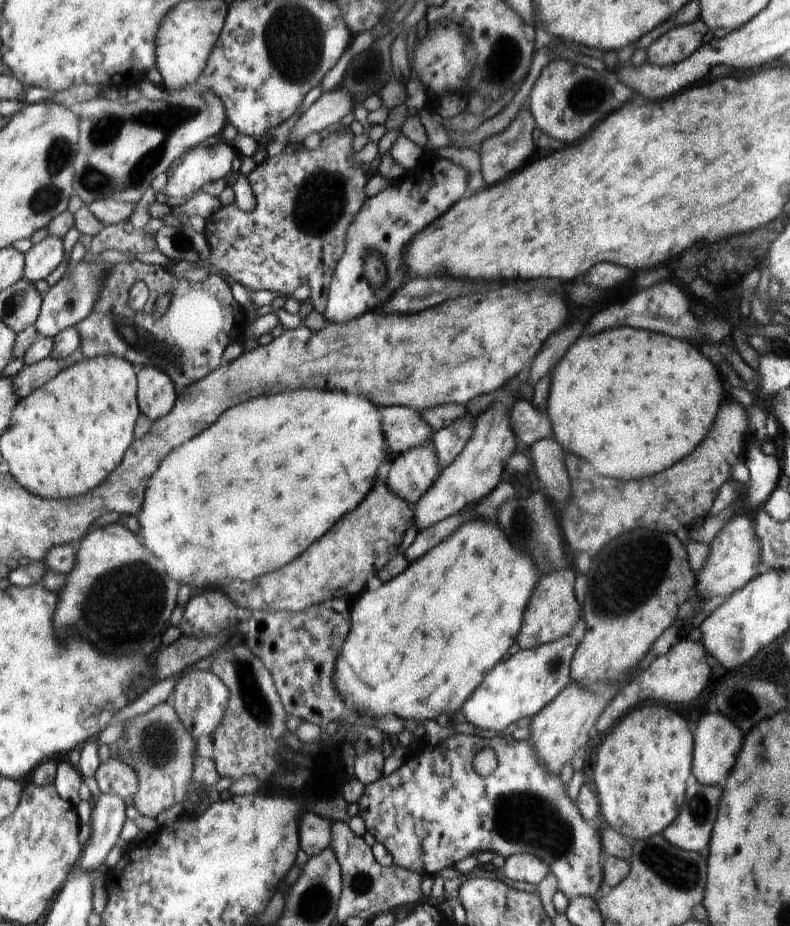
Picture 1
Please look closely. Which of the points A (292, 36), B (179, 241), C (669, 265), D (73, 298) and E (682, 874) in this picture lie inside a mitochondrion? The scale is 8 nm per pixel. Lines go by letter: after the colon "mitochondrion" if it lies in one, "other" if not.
A: mitochondrion
B: mitochondrion
C: other
D: mitochondrion
E: mitochondrion

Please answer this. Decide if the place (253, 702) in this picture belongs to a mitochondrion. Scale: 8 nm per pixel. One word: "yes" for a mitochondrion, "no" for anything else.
yes

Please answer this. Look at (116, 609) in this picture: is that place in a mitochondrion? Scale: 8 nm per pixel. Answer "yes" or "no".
yes

